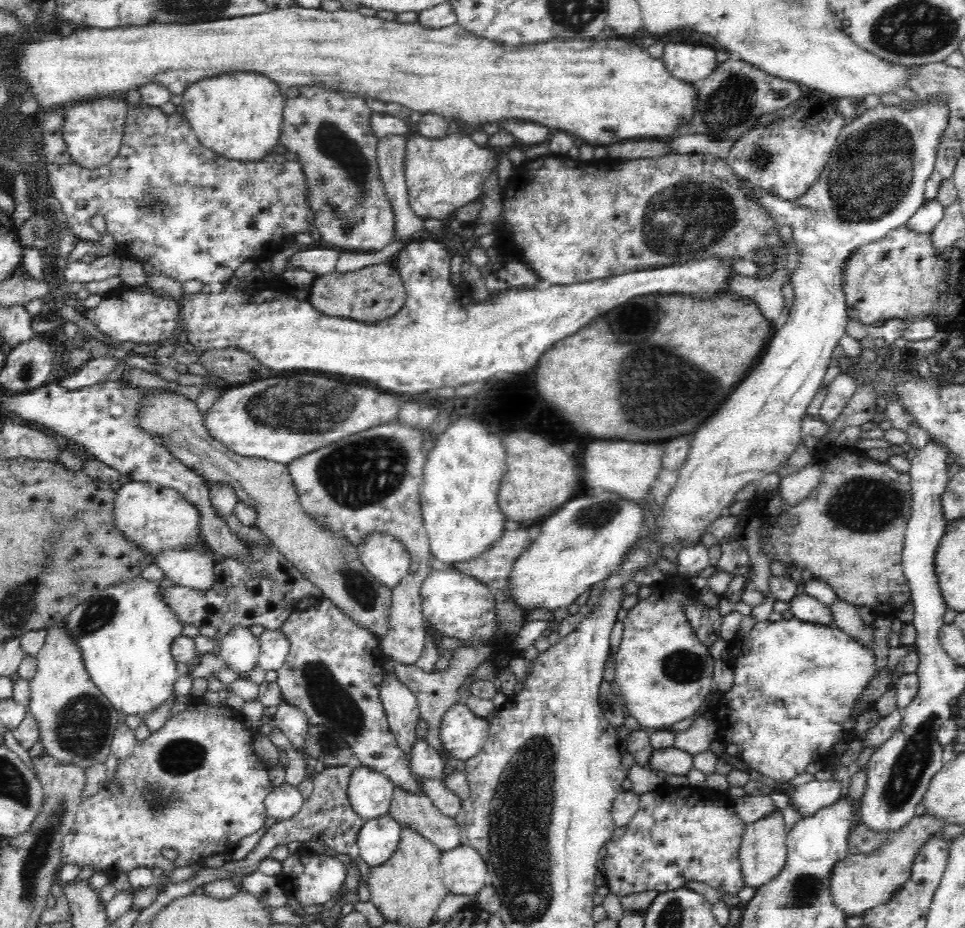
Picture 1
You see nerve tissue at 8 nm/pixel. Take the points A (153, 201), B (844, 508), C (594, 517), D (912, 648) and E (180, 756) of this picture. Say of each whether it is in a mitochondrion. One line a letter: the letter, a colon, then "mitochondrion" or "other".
A: mitochondrion
B: mitochondrion
C: mitochondrion
D: other
E: mitochondrion

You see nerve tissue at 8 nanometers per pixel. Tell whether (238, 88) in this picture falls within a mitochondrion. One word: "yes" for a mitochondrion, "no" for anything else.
no

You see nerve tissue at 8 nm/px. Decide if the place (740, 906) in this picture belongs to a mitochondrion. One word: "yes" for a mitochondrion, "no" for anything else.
no

